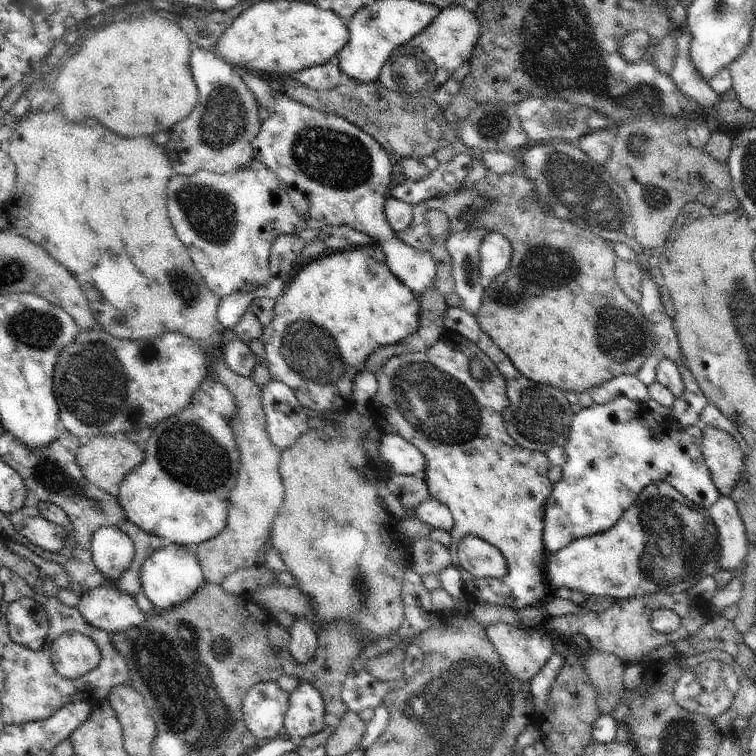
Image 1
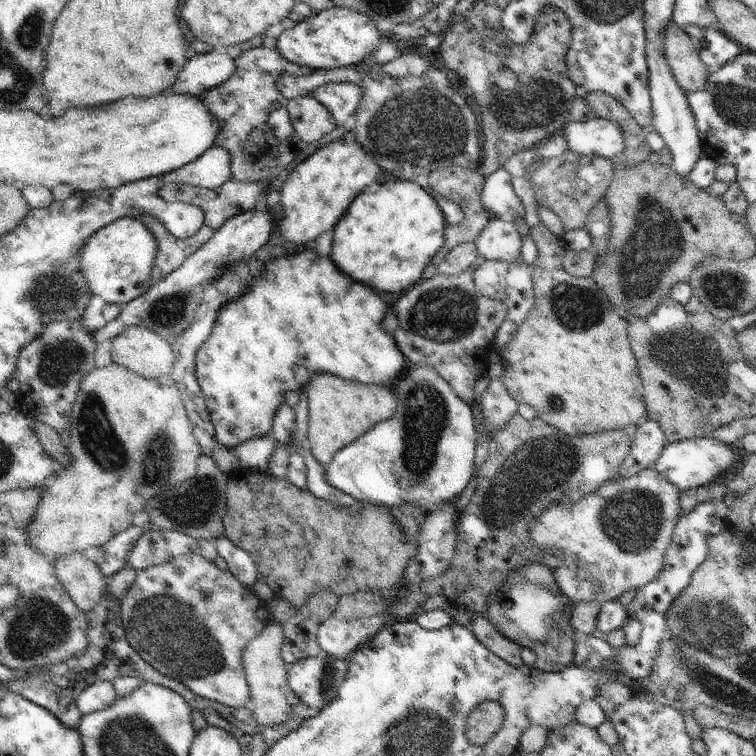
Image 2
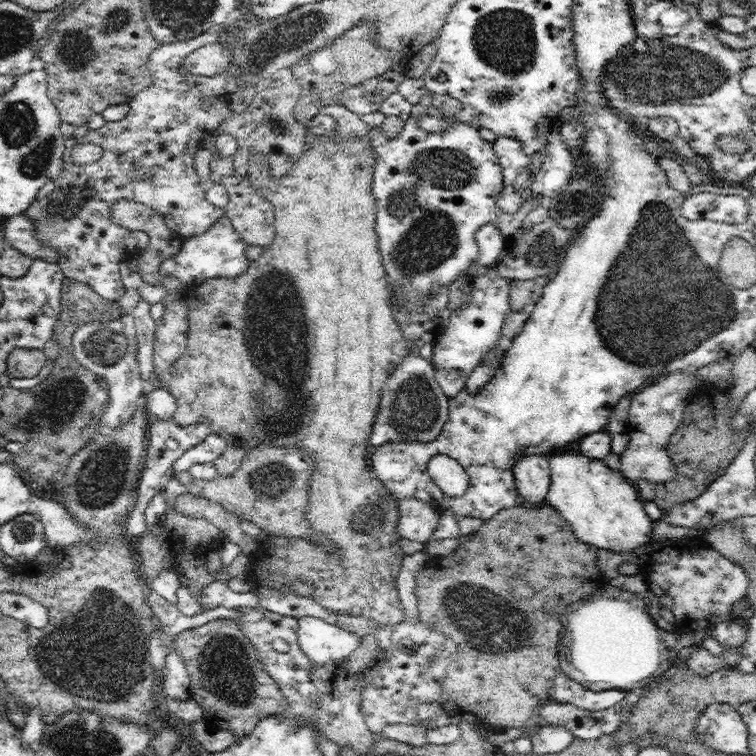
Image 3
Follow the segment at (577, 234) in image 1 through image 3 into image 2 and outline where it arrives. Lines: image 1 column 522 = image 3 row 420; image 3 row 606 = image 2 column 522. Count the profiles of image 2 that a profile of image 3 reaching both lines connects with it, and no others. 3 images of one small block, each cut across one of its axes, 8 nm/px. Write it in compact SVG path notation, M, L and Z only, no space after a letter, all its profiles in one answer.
M542 222L530 228L529 234L538 249L537 261L530 268L535 305L513 339L501 348L501 357L508 361L502 376L507 391L518 404L530 404L544 422L577 440L582 435L638 428L646 419L647 406L636 357L629 341L628 320L616 310L592 276L575 277L563 267L568 250L565 240Z

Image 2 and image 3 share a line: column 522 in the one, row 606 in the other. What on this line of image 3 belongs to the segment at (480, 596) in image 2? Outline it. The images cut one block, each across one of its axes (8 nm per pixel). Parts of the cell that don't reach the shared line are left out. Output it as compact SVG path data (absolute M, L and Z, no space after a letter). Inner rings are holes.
M543 504L535 509L529 509L522 506L511 506L497 512L490 520L483 521L483 524L476 533L472 533L469 537L463 539L458 550L444 557L436 556L431 558L425 565L424 570L420 571L416 577L415 595L417 597L417 608L419 618L426 624L431 624L438 632L444 636L449 636L456 644L458 654L456 660L452 661L444 676L441 678L441 697L439 702L443 706L445 712L450 715L460 716L461 719L470 721L478 731L494 732L501 728L520 728L526 724L526 721L535 714L543 702L550 699L552 681L555 674L560 671L560 662L558 661L559 647L558 642L563 637L565 628L563 627L560 616L565 614L564 609L571 602L585 601L592 598L592 594L600 593L604 585L603 574L597 567L597 554L599 549L578 541L570 523L564 518L559 511L553 506ZM522 577L530 583L530 587L534 589L534 596L522 600L513 595L513 591L509 590L509 578Z

